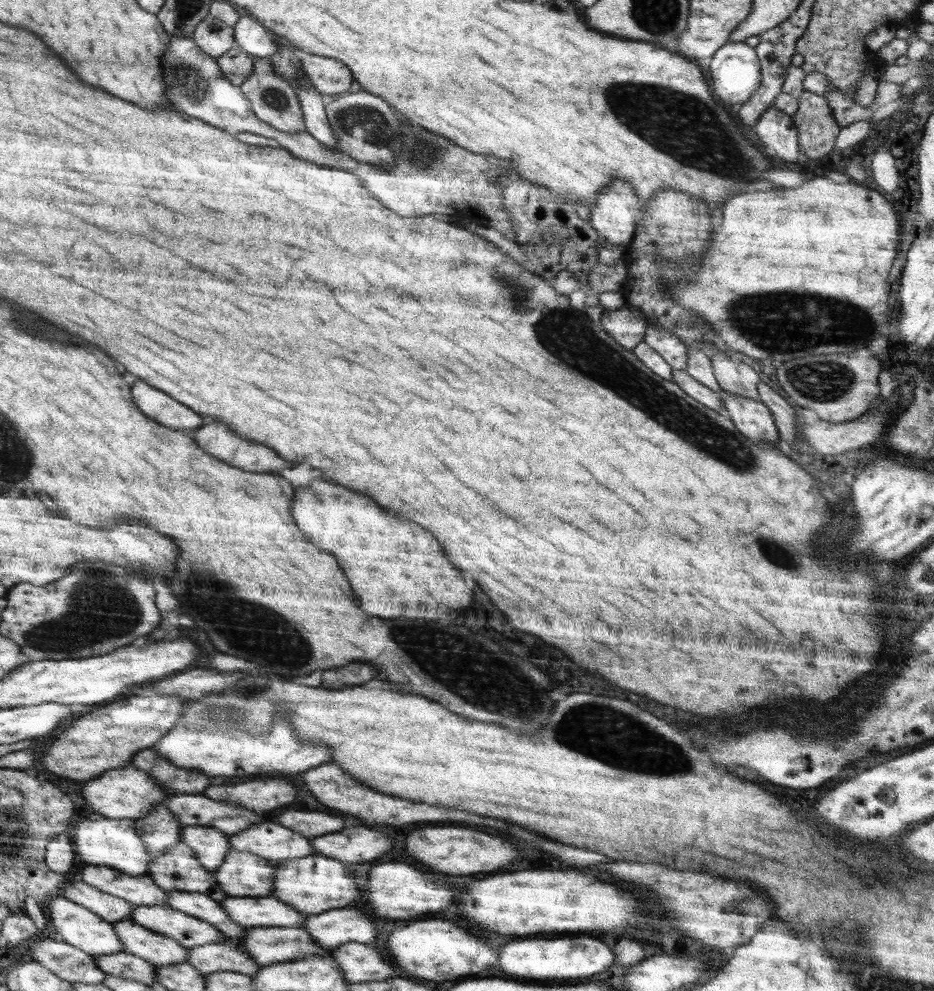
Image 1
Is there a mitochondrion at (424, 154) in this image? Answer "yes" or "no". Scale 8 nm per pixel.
yes

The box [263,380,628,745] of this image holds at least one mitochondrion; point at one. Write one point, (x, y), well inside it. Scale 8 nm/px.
(467, 670)

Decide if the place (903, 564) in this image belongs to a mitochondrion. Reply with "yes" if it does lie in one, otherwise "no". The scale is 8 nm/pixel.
no

